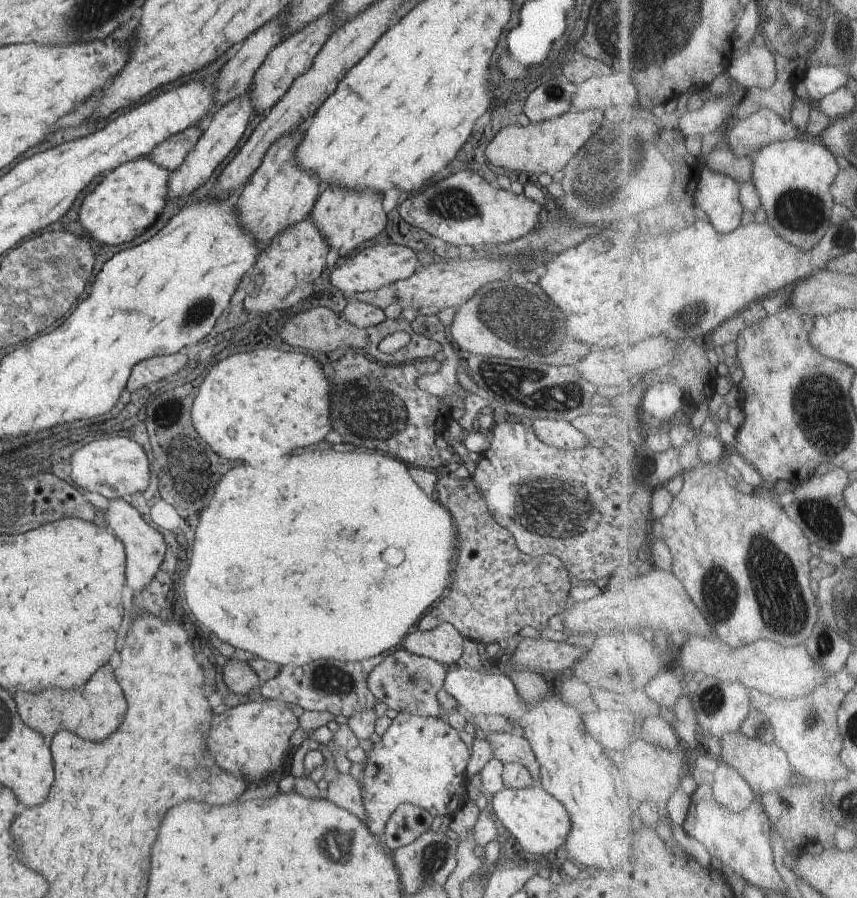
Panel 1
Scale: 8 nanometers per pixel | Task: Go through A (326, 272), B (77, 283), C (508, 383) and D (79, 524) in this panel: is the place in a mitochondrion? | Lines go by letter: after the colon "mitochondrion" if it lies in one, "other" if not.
A: other
B: mitochondrion
C: mitochondrion
D: other

